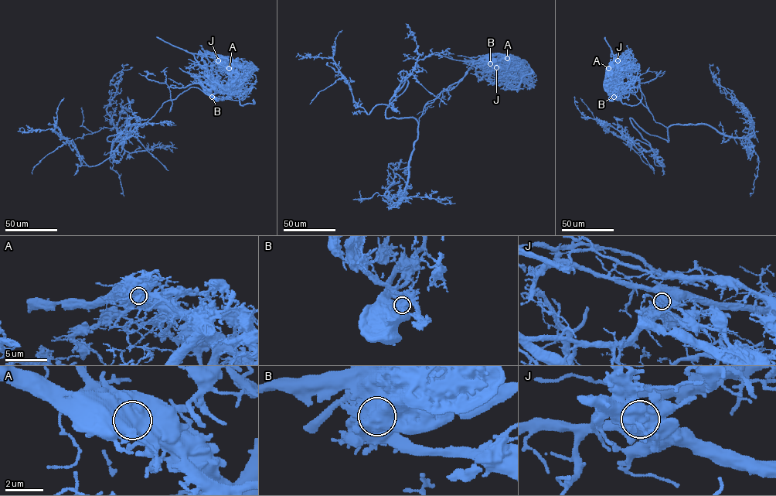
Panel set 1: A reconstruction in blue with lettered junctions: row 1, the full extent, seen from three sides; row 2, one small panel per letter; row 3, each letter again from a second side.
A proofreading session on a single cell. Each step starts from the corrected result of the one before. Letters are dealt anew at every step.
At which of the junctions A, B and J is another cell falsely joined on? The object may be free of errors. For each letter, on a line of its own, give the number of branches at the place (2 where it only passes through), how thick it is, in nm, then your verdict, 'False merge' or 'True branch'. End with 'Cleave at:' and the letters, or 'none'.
A: Branches: 1. Thickness 950 nm. True branch
B: Branches: 1. Thickness 1400 nm. False merge
J: Branches: 1. Thickness 1000 nm. True branch
Cleave at: B

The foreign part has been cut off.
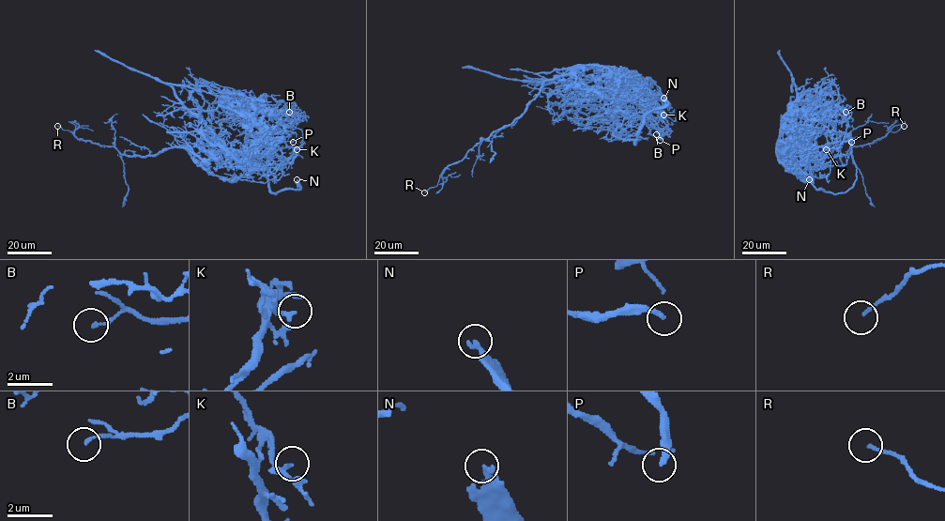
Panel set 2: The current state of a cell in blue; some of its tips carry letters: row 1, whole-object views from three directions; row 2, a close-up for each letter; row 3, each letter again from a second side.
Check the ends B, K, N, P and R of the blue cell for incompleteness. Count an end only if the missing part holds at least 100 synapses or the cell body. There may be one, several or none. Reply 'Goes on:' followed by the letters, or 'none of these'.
Goes on: N

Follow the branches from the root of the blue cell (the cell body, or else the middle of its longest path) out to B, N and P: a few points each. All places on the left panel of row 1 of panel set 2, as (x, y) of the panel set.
B: (212, 150), (261, 154), (266, 150), (264, 115), (281, 113), (285, 106), (299, 109), (289, 112)
N: (212, 150), (253, 156), (247, 150), (247, 132), (270, 148), (267, 187), (273, 192), (297, 189), (297, 179)
P: (212, 150), (256, 156), (266, 150), (265, 134), (251, 120), (258, 130), (261, 144), (293, 142)

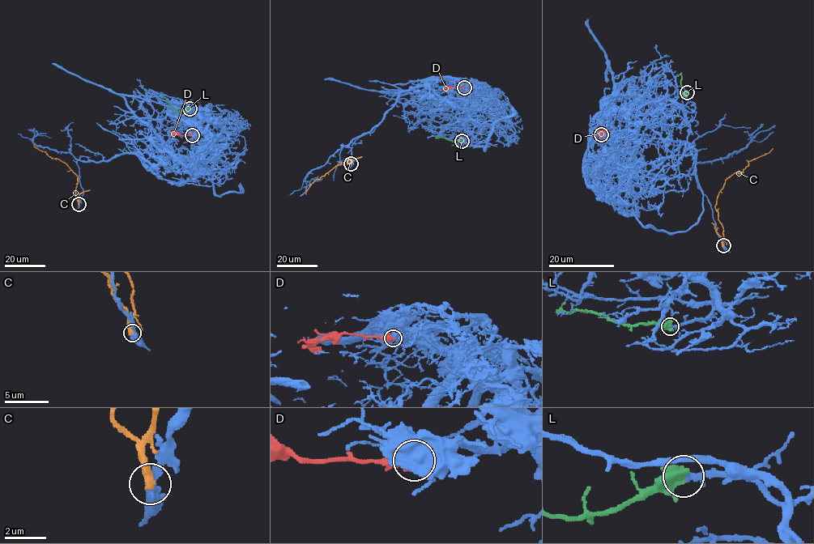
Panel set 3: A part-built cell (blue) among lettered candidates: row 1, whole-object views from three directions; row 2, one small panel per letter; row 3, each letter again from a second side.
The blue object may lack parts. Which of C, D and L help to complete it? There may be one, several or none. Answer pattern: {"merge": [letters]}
{"merge": ["L"]}

